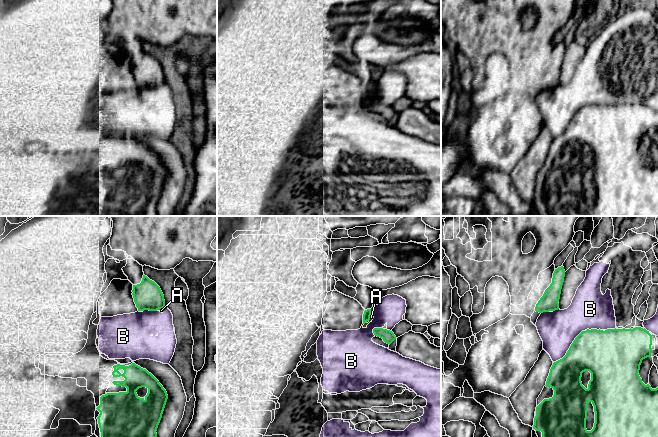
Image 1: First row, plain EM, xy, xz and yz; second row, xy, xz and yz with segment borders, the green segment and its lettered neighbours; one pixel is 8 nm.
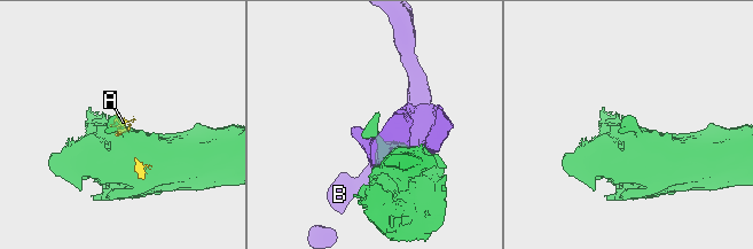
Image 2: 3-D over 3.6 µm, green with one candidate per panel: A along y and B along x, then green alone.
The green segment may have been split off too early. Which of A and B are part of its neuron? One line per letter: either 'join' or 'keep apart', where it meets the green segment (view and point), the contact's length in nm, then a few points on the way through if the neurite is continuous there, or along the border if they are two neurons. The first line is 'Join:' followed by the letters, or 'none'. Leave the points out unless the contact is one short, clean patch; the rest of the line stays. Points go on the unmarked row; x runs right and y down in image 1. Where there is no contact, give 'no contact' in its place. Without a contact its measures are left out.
Join: none
A: keep apart; contact xz (369, 93); length 60 nm
B: keep apart; contact yz (570, 123); length 360 nm

